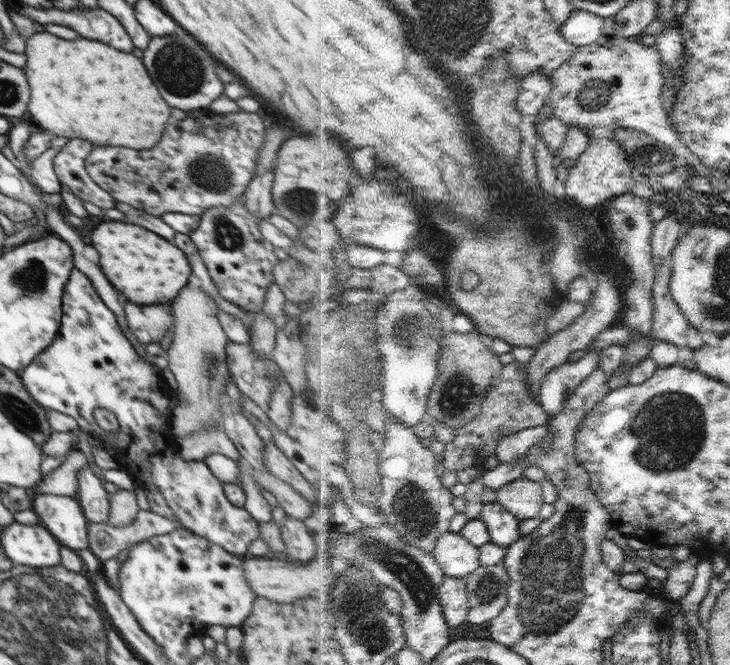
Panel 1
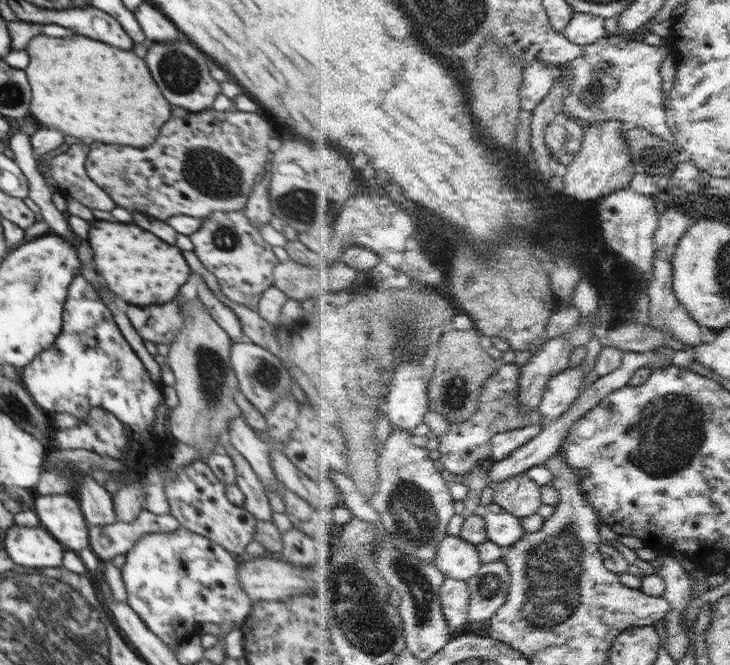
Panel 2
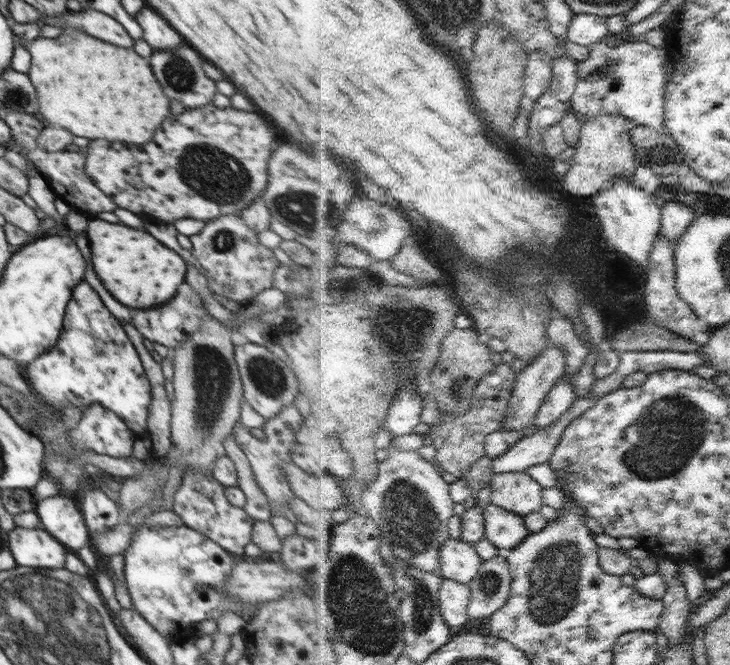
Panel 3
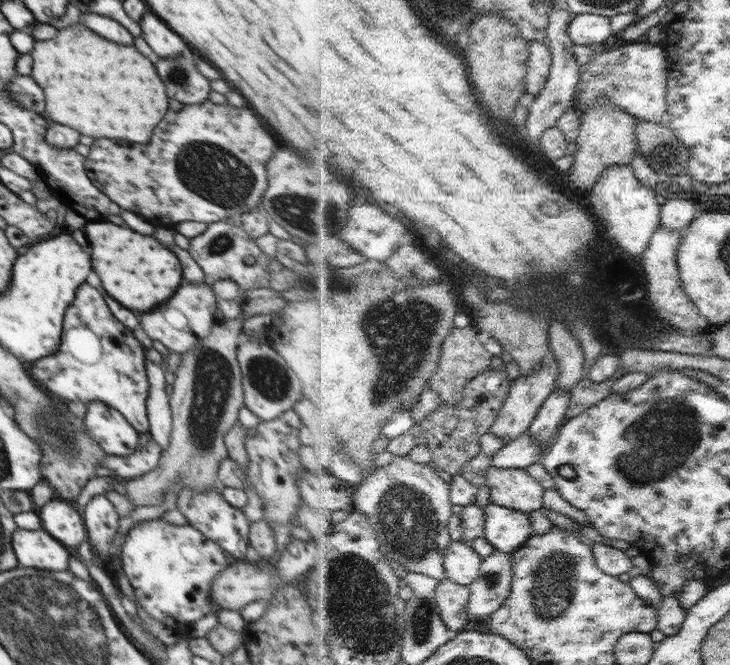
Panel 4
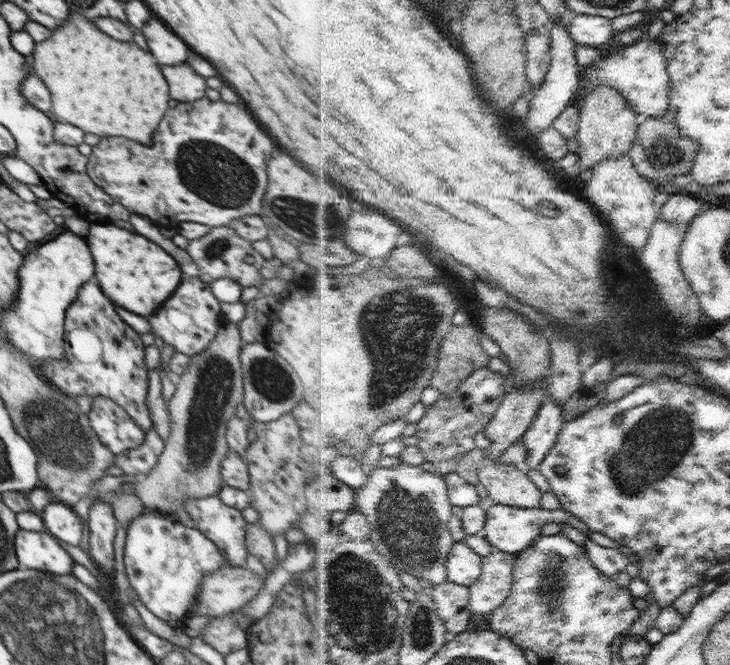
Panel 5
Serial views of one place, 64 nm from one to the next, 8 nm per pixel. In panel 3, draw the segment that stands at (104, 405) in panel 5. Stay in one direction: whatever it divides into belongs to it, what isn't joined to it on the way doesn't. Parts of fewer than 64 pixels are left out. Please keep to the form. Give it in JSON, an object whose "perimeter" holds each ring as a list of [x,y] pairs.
{"perimeter":[[[91,405],[69,432],[77,447],[84,445],[98,454],[116,458],[129,457],[137,438],[122,418],[100,405]]]}

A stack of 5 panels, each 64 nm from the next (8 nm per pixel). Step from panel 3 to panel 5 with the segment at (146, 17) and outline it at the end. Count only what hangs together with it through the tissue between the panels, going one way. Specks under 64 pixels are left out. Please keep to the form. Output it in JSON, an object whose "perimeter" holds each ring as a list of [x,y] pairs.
{"perimeter":[[[152,18],[144,24],[142,32],[146,36],[150,52],[156,56],[156,60],[160,64],[174,66],[174,64],[180,64],[186,60],[188,46],[174,32],[170,32],[162,22]]]}

